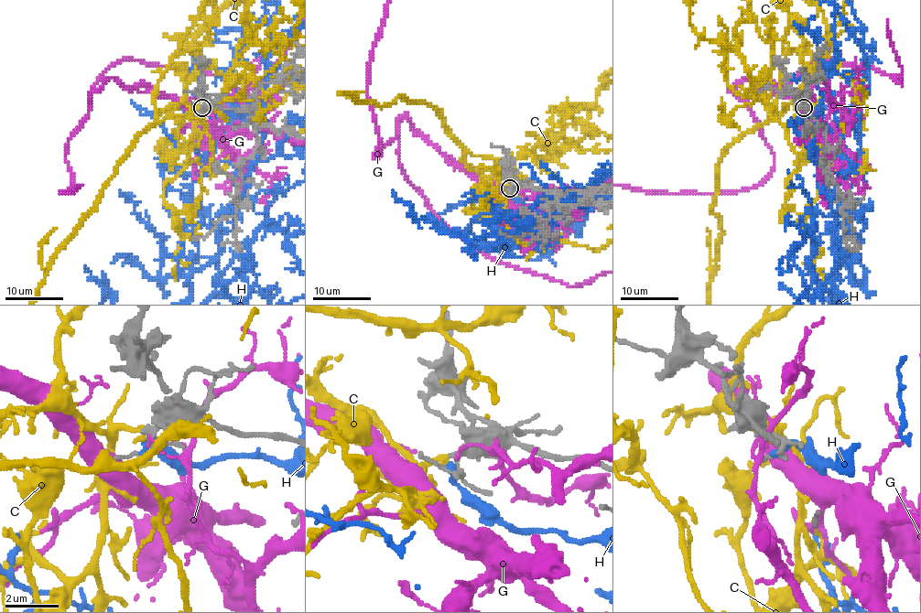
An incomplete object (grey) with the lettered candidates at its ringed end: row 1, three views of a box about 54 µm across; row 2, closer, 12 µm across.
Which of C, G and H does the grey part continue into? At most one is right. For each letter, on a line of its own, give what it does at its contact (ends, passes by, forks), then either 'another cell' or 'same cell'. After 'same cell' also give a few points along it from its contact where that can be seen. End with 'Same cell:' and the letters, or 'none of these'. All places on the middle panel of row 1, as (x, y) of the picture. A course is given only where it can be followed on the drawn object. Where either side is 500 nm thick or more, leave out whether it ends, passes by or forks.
C: it ends | same cell
G: it ends | another cell
H: it ends | another cell
Same cell: C

